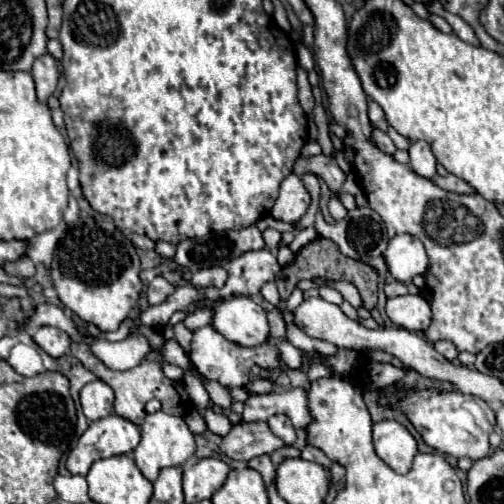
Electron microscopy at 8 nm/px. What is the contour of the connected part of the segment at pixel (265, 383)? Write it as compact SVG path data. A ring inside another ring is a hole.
M261 378L261 380L253 380L253 382L245 384L243 388L245 388L249 394L267 394L267 392L273 388L273 384L271 384L269 378Z

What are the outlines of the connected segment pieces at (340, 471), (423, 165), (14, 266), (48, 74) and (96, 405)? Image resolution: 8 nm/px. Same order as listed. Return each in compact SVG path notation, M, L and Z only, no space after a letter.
M331 462L331 482L333 482L333 486L335 486L335 490L339 492L339 490L343 490L343 486L345 486L345 468L341 466L341 464L337 464L337 462Z
M417 140L417 142L411 142L409 146L409 162L411 162L411 168L413 172L417 172L419 176L423 178L433 178L437 176L437 160L429 148L429 144L425 144L423 140Z
M21 256L13 262L5 262L3 270L11 276L21 276L21 278L29 278L35 274L35 264L29 260L29 256Z
M43 54L33 62L33 80L37 88L37 98L41 102L47 102L47 98L55 92L57 82L59 82L59 68L57 62L51 54Z
M101 380L85 384L85 388L81 390L81 406L87 420L91 422L113 414L113 400L113 390Z

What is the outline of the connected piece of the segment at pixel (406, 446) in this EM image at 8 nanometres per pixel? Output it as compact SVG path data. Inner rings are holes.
M381 420L373 424L373 448L375 454L397 474L407 474L419 452L415 438L397 420Z

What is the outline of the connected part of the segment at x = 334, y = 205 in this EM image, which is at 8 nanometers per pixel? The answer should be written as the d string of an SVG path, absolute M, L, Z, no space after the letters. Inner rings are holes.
M333 196L333 198L329 200L329 210L331 210L331 216L333 216L337 222L347 216L347 210L345 210L345 206L339 202L337 196Z

